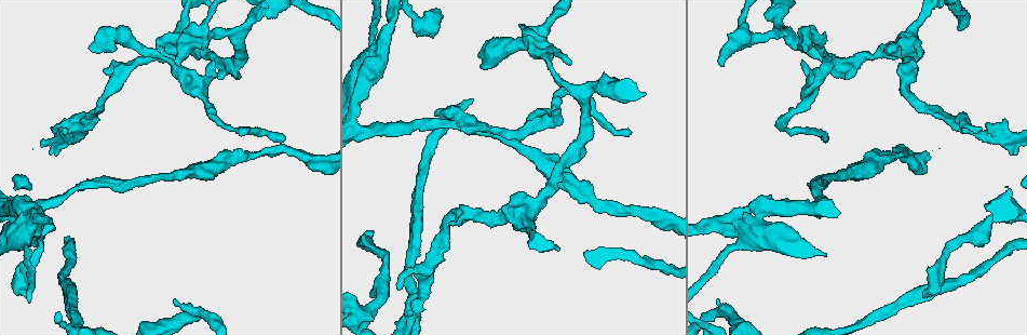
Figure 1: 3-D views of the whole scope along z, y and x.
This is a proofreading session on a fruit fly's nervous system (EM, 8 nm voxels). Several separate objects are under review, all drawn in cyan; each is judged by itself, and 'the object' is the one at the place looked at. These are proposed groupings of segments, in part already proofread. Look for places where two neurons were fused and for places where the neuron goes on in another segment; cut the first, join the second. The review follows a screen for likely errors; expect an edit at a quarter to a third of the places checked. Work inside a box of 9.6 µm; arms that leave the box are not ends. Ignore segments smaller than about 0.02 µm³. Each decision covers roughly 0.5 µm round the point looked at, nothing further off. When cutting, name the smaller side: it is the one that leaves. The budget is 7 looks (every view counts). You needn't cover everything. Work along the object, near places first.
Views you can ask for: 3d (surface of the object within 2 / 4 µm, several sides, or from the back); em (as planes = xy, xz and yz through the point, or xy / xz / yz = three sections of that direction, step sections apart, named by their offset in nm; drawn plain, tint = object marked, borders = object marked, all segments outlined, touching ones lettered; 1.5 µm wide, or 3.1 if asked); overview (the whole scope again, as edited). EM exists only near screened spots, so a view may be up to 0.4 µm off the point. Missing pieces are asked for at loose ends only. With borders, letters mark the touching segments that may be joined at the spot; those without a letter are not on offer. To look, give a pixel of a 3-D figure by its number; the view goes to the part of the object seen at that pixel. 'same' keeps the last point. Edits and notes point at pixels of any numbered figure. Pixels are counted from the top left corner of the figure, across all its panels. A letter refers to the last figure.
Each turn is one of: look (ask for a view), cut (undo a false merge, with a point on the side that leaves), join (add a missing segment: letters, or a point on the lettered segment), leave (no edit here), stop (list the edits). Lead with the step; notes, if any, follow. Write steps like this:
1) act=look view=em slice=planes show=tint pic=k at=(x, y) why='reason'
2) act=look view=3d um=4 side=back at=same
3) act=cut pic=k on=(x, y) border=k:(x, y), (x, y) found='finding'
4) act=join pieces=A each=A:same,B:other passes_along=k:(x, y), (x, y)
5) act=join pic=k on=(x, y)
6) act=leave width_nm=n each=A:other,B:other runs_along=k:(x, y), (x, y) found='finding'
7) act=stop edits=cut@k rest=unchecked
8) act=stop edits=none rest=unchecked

act=look view=em slice=planes show=borders pic=1 at=(717, 299) why='free end'

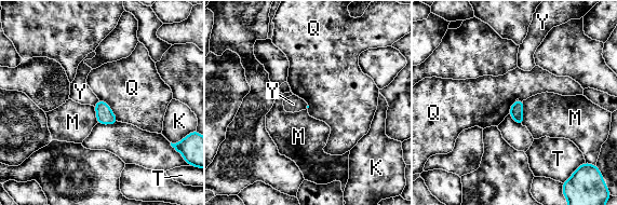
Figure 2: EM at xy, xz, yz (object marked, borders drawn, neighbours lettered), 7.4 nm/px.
act=leave each=K:other,M:other,Q:other,T:other,Y:other found='no lettered segment goes on from it'

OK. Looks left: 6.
act=look view=3d um=2 pic=1 at=(525, 28) why='an open end'

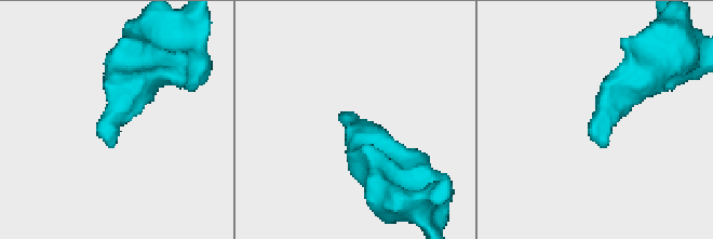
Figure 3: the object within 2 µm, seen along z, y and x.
act=look view=em slice=xy step=8 show=borders pic=3 at=(604, 146)

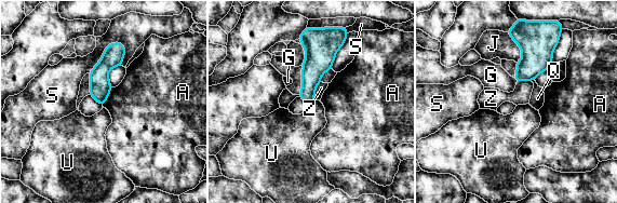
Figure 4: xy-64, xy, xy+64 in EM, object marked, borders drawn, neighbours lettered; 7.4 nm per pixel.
act=leave each=A:other,G:other,J:other,Q:other,S:other,U:other,Z:other runs_along=4:(119, 45), (102, 69), (102, 100) found='none of them fits'

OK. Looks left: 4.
act=look view=em slice=xz step=4 show=tint pic=1 at=(777, 10)

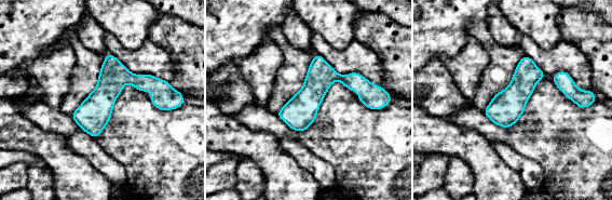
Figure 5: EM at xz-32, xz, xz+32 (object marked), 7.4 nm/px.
act=look view=em slice=planes show=borders at=same

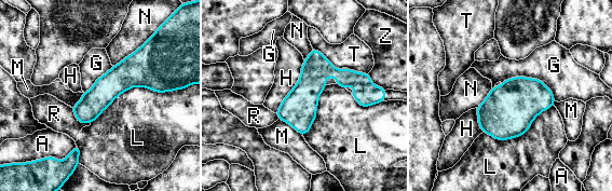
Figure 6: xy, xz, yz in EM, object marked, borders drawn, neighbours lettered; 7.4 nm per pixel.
act=leave each=A:other,G:other,H:other,L:other,M:other,N:other,R:other,T:other,Z:other runs_along=6:(368, 90), (324, 73), (280, 113) found='all the same neuron'

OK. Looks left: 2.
act=stop edits=none rest=unchecked

